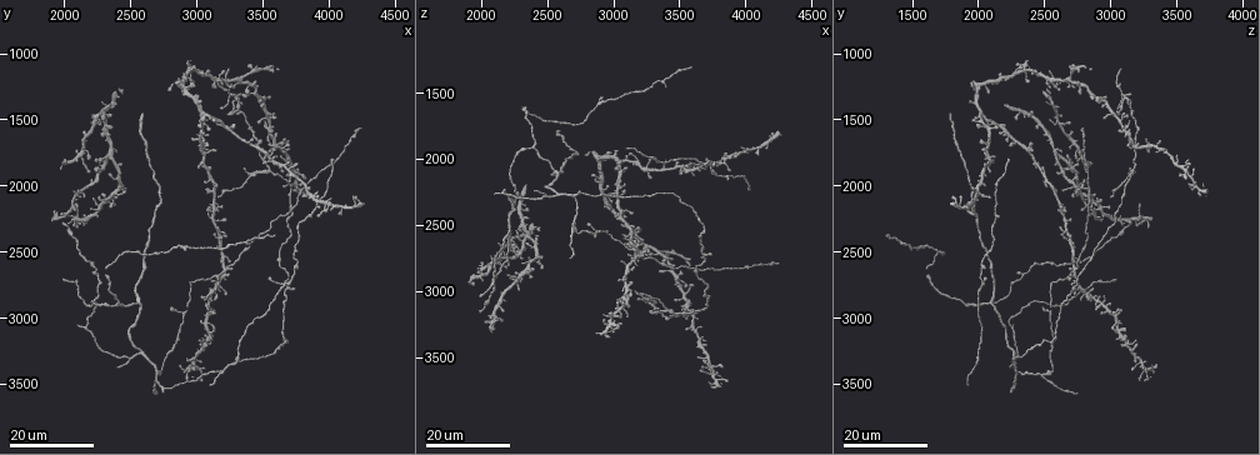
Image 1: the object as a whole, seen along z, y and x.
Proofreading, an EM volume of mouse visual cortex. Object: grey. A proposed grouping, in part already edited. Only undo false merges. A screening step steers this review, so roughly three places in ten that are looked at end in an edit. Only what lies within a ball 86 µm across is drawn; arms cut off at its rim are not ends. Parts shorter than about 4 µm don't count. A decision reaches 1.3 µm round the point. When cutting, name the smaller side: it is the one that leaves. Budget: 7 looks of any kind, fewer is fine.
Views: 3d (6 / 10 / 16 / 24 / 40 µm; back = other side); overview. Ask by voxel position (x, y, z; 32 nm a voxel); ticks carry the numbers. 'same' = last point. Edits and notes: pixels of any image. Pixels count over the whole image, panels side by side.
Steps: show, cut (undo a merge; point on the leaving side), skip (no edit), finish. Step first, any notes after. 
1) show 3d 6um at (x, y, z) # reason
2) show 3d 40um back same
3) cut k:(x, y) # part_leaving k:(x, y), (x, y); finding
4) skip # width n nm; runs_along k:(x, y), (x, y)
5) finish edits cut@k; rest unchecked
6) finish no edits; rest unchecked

show 3d 24um at (3360, 1220, 2680) # four arms meet

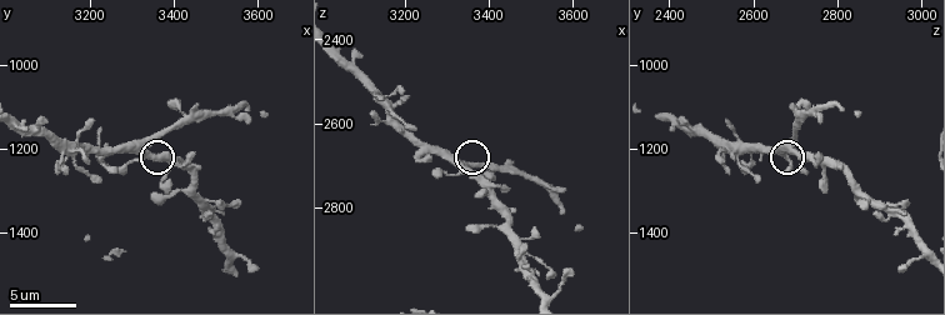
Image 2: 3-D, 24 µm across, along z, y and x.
show 3d 10um at (3335, 1205, 2705)

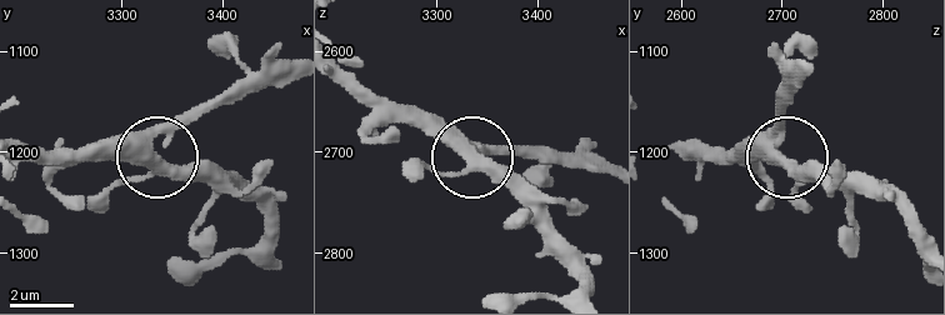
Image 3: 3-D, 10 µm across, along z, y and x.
skip # arms 4; runs_along 3:(21, 148), (158, 153), (228, 88); continuous, no second neuron

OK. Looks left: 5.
show 3d 16um at (3540, 1880, 3160) # branch point

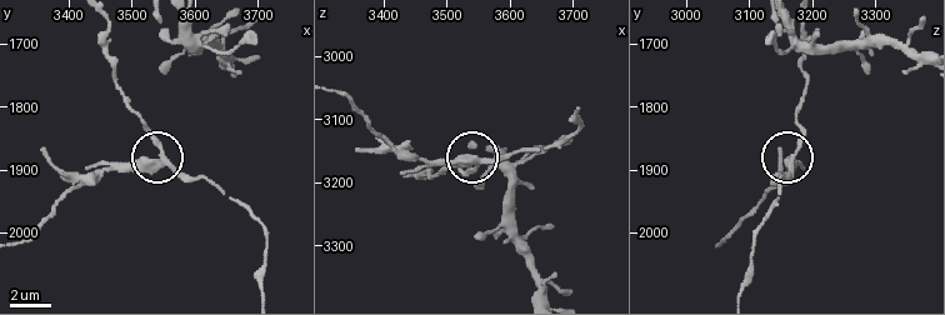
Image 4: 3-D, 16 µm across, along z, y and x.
show 3d 10um at (3540, 1885, 3170)

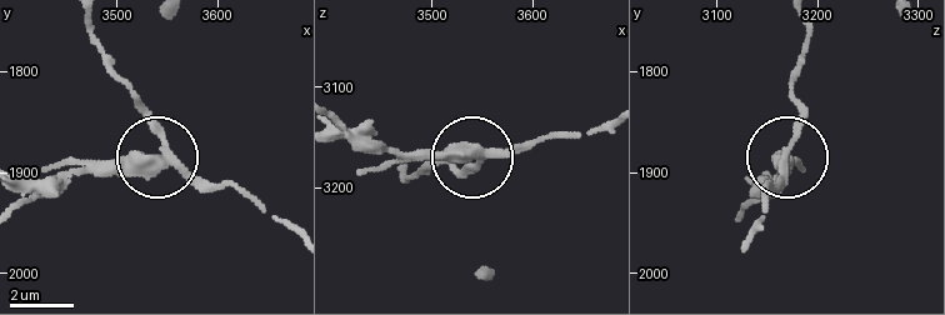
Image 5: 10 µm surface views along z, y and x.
cut 5:(123, 156) # part_leaving 5:(166, 166), (73, 174), (24, 199); a second neuron is stuck on

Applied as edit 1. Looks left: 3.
show overview

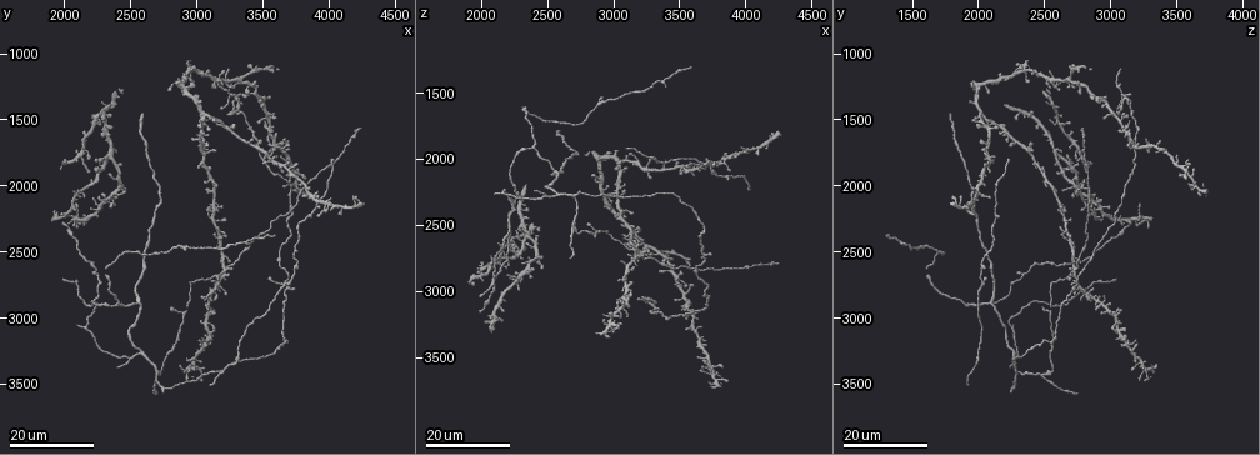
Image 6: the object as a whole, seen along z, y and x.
show 3d 24um at (3280, 1340, 3100) # thin arm on a thick one

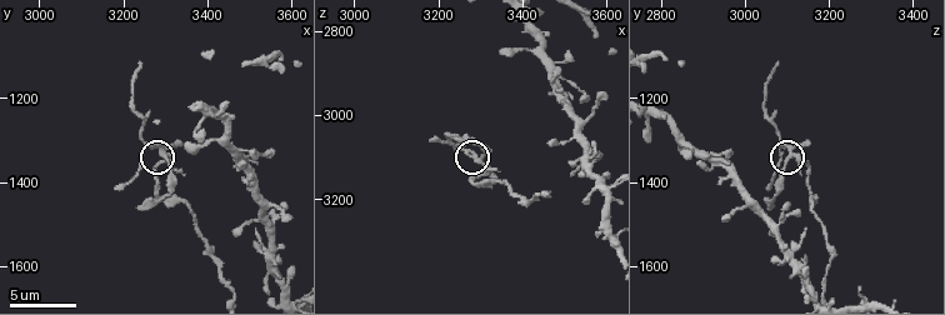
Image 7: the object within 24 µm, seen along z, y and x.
show 3d 6um at (3290, 1335, 3110)

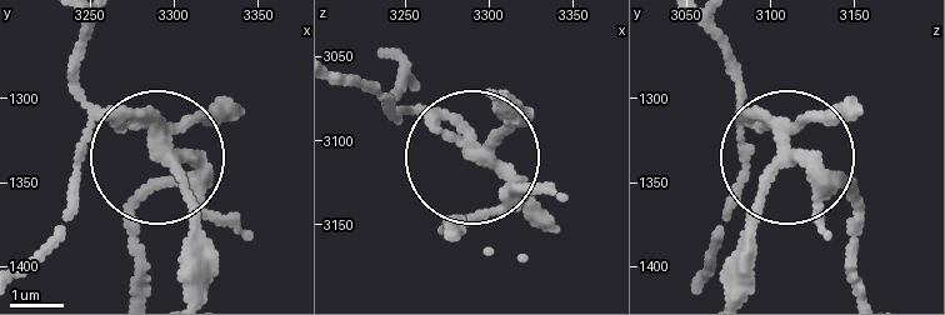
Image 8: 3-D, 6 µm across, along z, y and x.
skip # runs_along 8:(455, 228), (504, 200), (478, 156), (509, 120); all the same neuron

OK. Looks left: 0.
finish edits cut@5; rest unchecked

